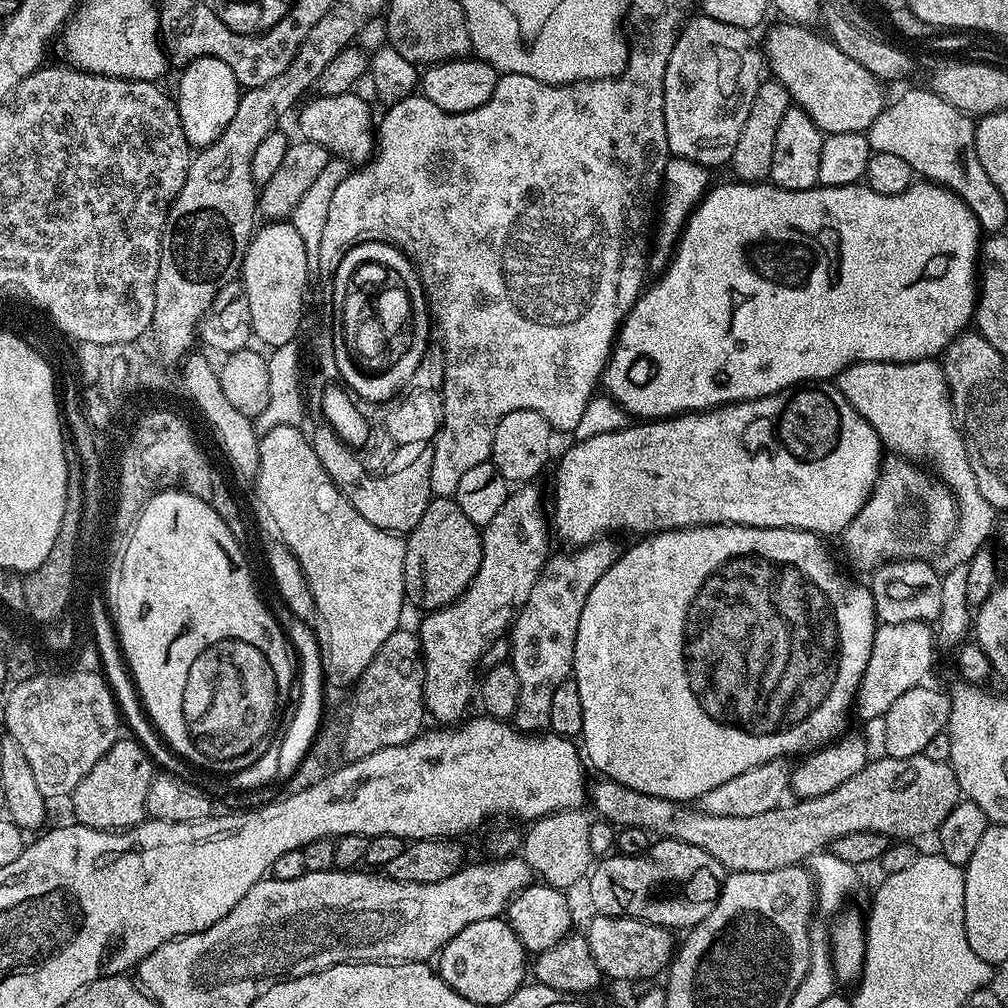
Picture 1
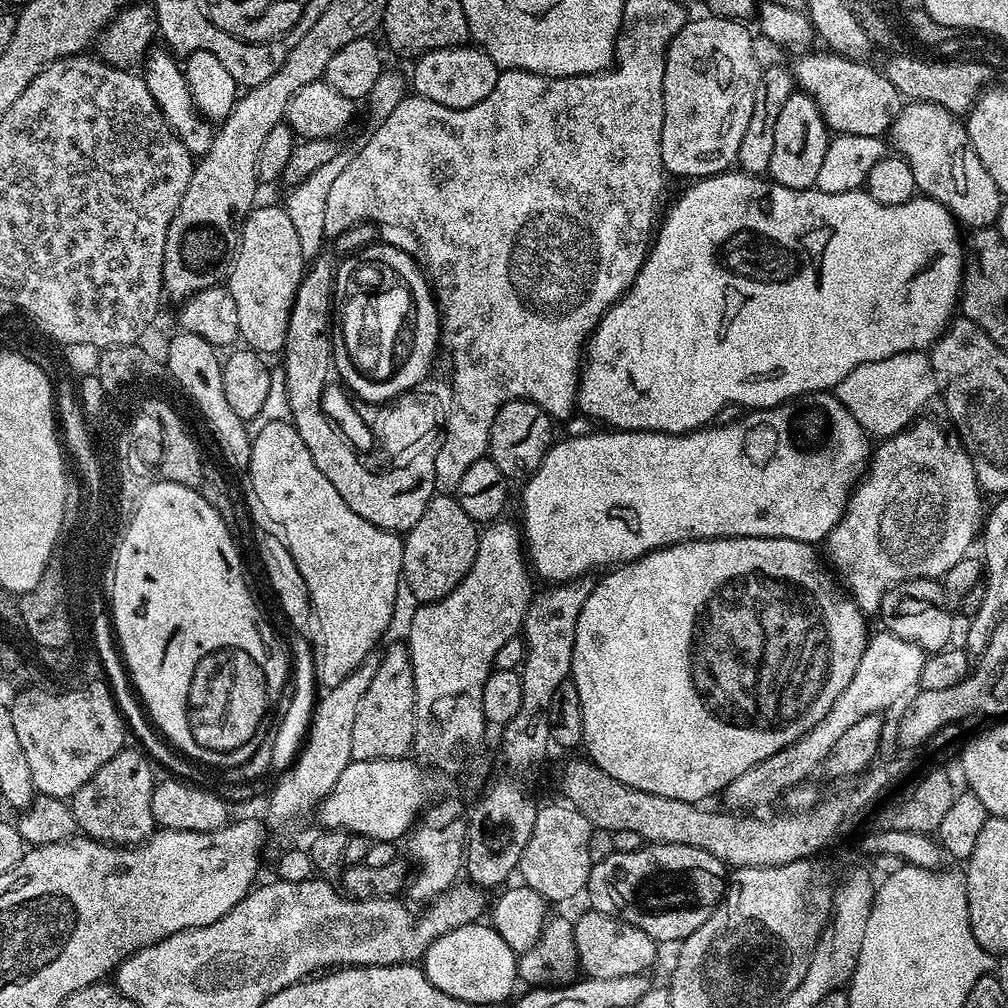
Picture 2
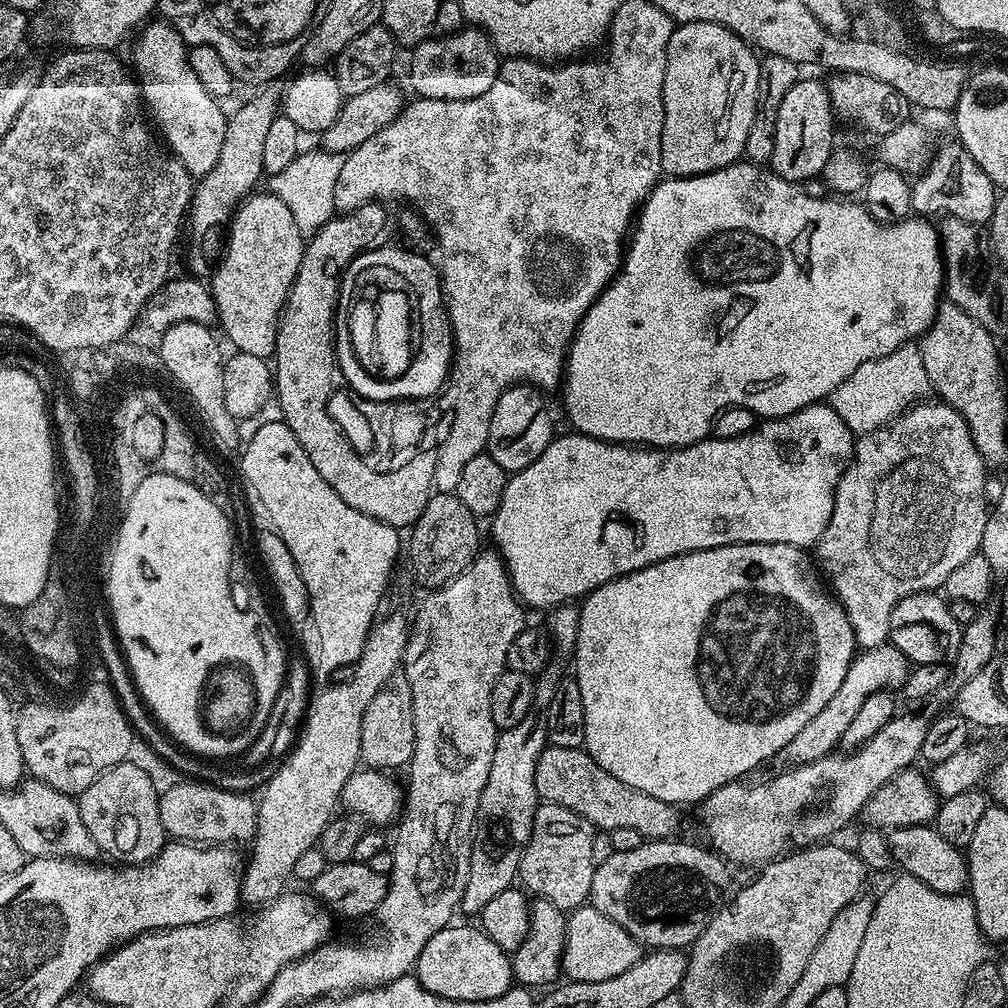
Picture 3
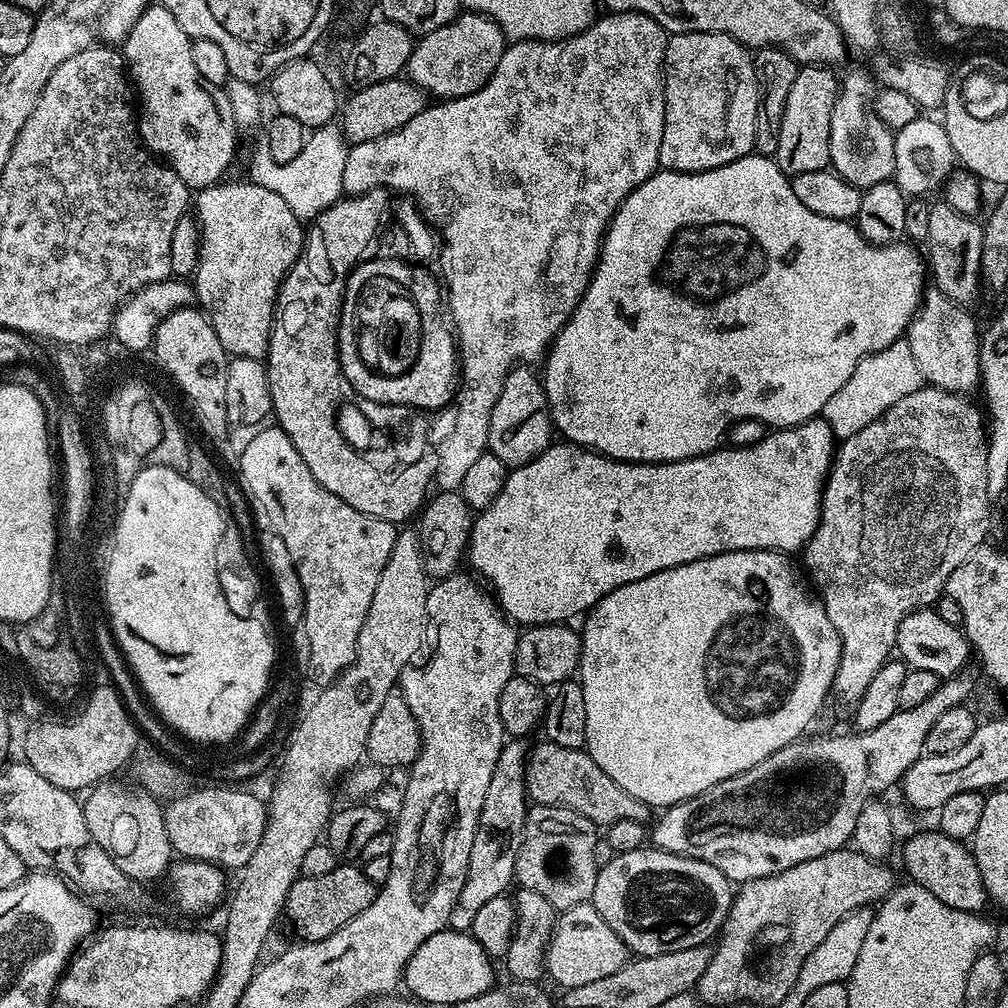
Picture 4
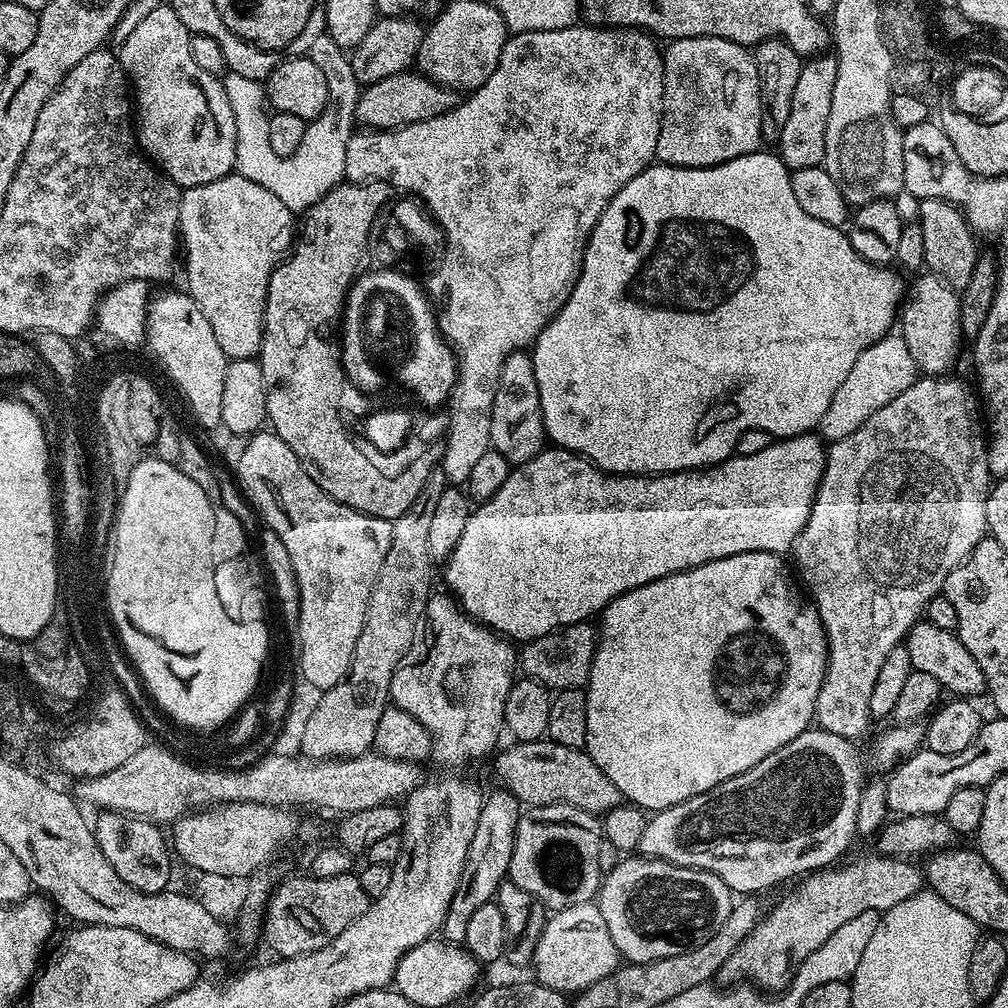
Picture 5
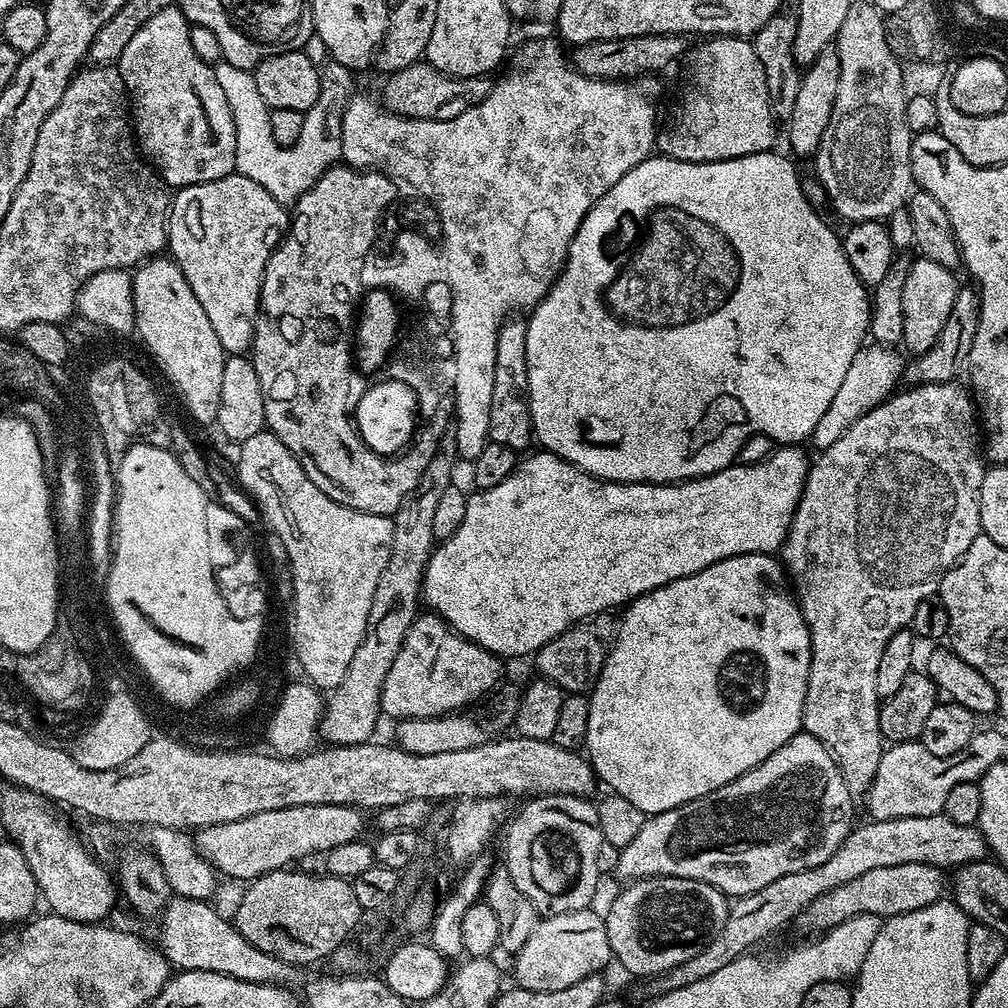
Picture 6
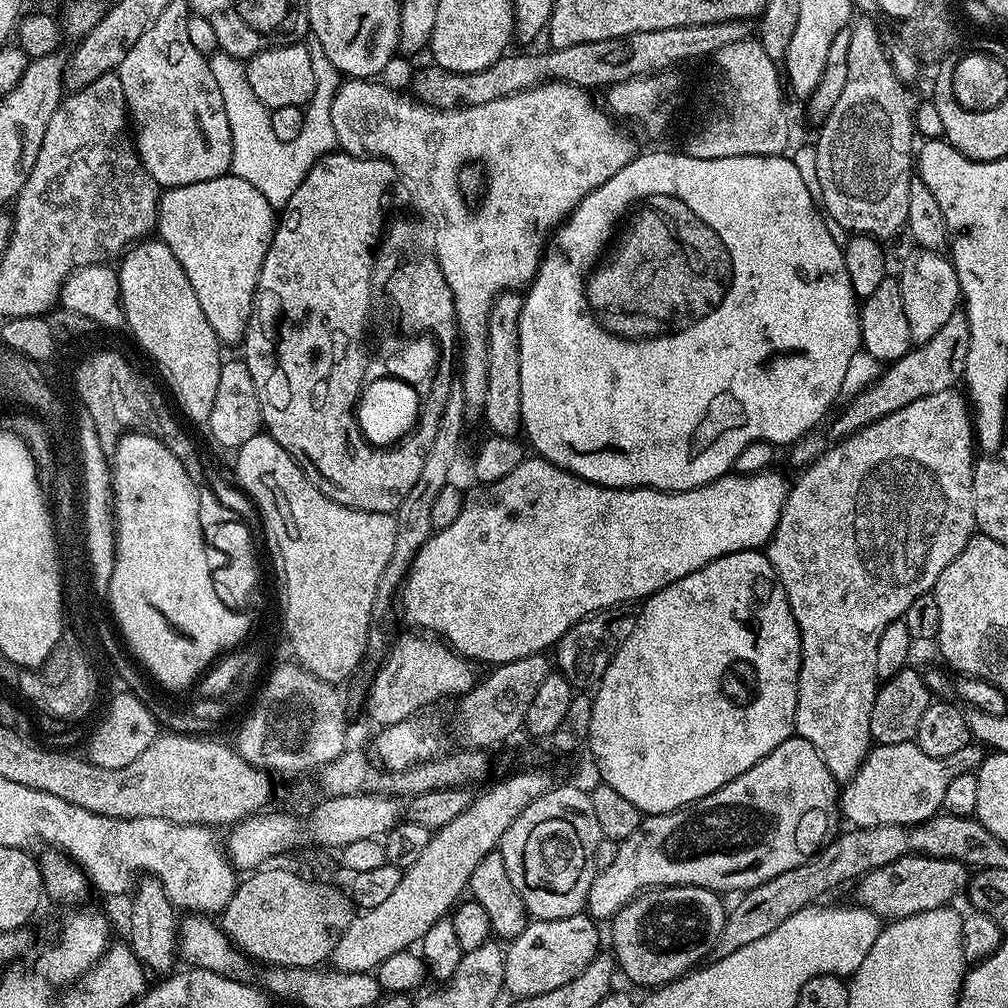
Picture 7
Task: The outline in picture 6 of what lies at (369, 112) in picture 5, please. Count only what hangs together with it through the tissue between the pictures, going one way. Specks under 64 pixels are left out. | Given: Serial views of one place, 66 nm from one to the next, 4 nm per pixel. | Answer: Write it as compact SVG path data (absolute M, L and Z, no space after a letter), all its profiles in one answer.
M417 62L387 77L388 85L382 95L383 107L396 116L409 116L419 120L449 120L458 118L466 110L478 106L490 94L493 81L488 76L458 78L442 74L434 65Z

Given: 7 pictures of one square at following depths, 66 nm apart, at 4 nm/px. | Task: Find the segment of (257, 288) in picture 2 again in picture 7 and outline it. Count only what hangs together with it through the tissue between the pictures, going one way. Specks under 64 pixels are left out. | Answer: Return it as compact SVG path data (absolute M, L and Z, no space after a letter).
M231 174L219 176L210 182L169 188L160 197L159 239L170 246L174 258L178 258L182 270L186 270L186 278L190 278L190 286L194 286L194 295L198 298L198 306L202 306L202 314L206 314L206 322L210 322L210 330L214 330L221 345L239 345L244 339L262 262L266 258L266 250L270 250L277 223L277 213L270 202L262 198L261 192L254 190L254 186L246 182L246 178Z

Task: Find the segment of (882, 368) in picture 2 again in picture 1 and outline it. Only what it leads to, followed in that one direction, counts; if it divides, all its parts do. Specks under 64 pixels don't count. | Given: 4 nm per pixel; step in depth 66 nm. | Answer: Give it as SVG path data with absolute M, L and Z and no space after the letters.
M935 359L909 360L907 362L881 362L878 360L865 360L855 364L849 364L841 371L838 377L838 387L854 406L862 418L866 418L875 430L881 441L888 444L897 453L908 458L920 458L916 456L929 456L934 463L940 467L939 479L943 480L957 497L963 498L962 508L968 511L967 523L972 525L976 522L975 512L985 507L983 498L976 485L976 479L972 473L972 467L968 461L968 451L964 449L964 438L952 411L952 400L950 399L950 387L944 379L944 369Z

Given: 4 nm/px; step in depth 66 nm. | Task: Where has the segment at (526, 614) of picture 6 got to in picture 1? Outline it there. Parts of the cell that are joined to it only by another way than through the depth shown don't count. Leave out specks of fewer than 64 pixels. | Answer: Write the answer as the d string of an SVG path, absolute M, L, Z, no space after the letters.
M820 382L815 386L800 386L792 391L775 392L769 396L763 396L757 400L737 400L735 404L725 404L719 408L709 408L707 412L690 412L682 416L673 416L667 420L653 420L651 422L636 422L631 426L625 426L616 432L595 435L594 438L586 438L585 440L576 440L573 448L568 448L564 452L564 457L556 464L556 485L552 488L552 504L550 500L550 524L556 532L565 540L568 546L583 546L585 544L595 544L597 540L607 537L608 532L633 532L633 537L643 538L649 534L658 532L669 532L675 528L701 528L703 524L741 524L742 526L754 526L755 528L797 528L803 532L814 532L817 534L829 534L828 532L843 533L851 520L856 517L858 510L862 510L862 506L868 501L868 495L872 492L873 486L876 484L876 478L880 474L880 465L882 463L882 455L880 456L880 448L882 449L882 441L879 434L872 429L872 424L862 418L862 414L858 414L854 410L854 406L850 406L850 402L841 394L839 387L832 382Z

